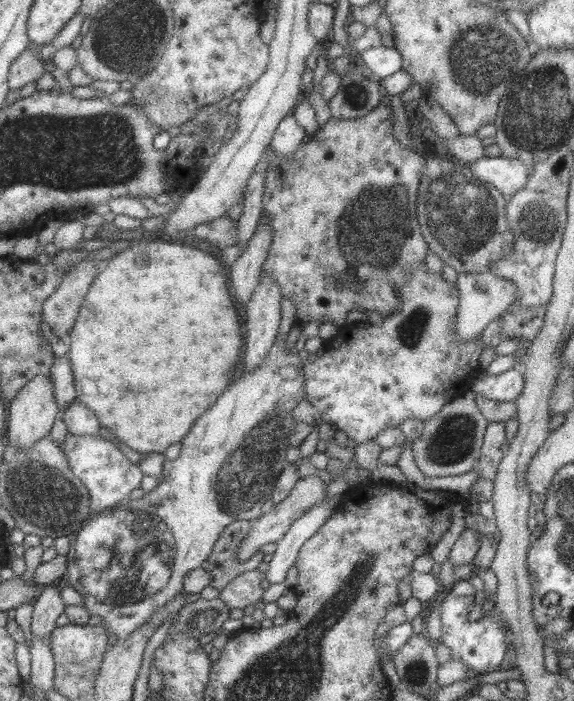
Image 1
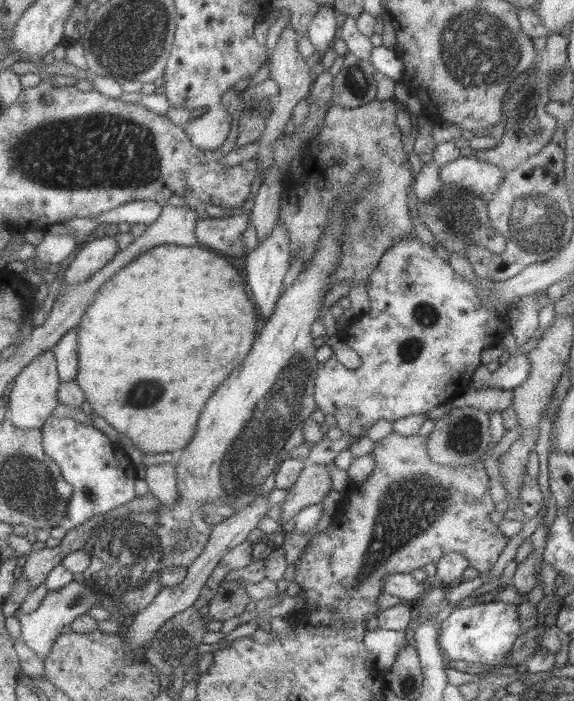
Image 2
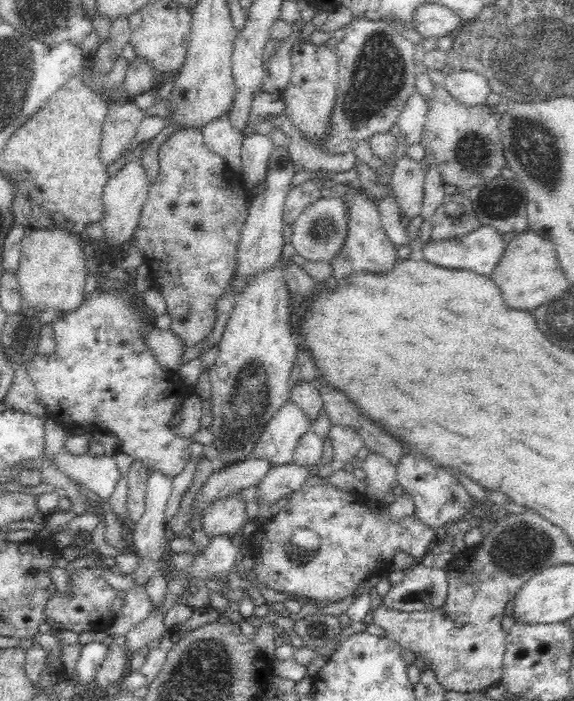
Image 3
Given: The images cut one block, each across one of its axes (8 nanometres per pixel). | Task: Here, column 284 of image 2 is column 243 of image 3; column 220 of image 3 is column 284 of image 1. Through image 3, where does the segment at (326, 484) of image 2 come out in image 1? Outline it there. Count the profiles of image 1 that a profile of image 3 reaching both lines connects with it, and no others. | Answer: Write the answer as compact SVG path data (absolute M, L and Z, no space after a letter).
M319 473L299 477L295 482L290 494L281 502L275 503L271 511L261 514L257 519L251 522L251 530L245 535L236 549L236 558L240 561L247 560L262 544L267 542L276 543L287 532L289 525L298 519L304 512L307 512L314 504L317 504L324 498L326 482L320 477Z

